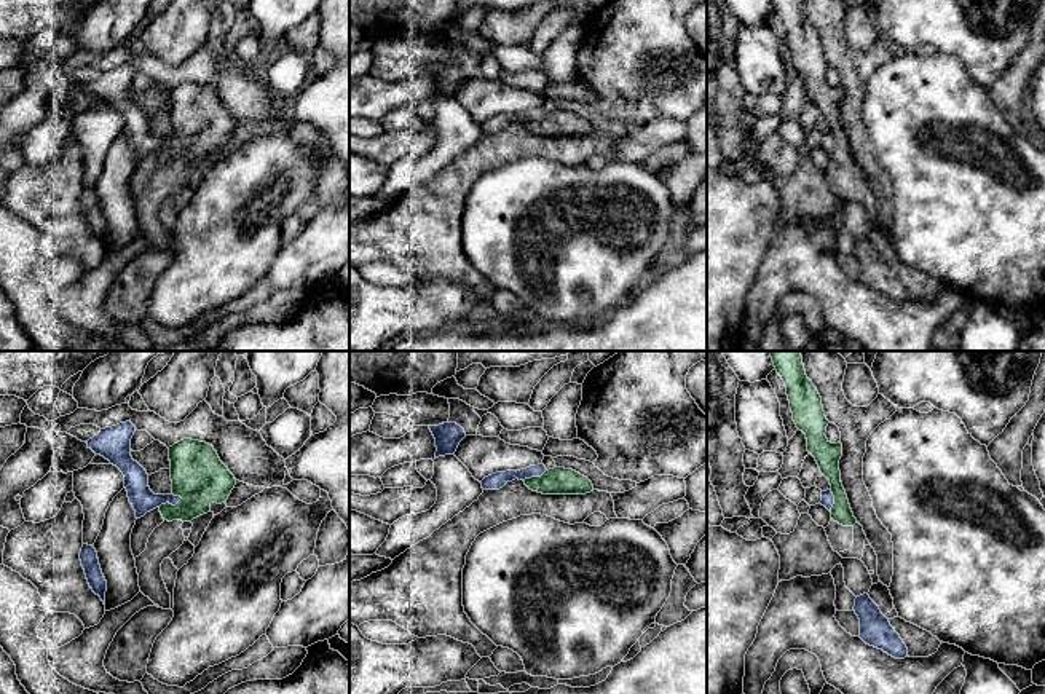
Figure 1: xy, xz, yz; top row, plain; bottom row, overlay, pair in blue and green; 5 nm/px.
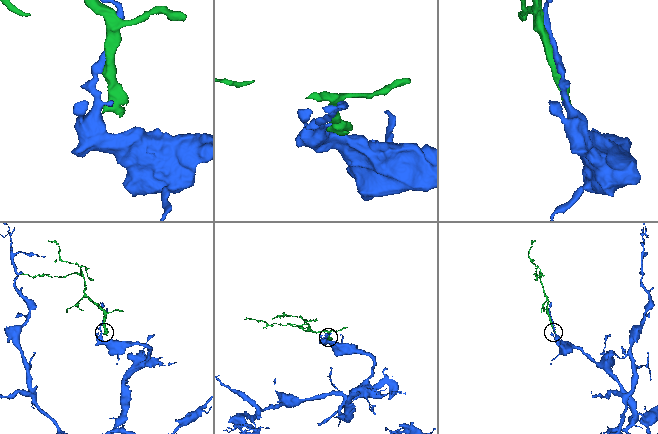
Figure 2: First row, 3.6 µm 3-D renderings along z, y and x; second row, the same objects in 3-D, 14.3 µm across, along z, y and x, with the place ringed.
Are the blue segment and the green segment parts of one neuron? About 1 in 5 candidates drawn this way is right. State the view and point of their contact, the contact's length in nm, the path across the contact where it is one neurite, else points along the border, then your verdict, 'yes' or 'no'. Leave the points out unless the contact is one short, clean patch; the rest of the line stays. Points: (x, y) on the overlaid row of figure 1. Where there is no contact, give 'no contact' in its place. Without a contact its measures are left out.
contact xy (169, 503); length 130 nm; no

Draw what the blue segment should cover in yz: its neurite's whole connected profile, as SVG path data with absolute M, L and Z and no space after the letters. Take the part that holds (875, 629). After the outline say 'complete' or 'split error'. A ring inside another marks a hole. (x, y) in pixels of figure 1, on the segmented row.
M868 593L855 598L854 611L860 619L858 637L866 645L882 649L895 659L908 657L906 645Z; complete

